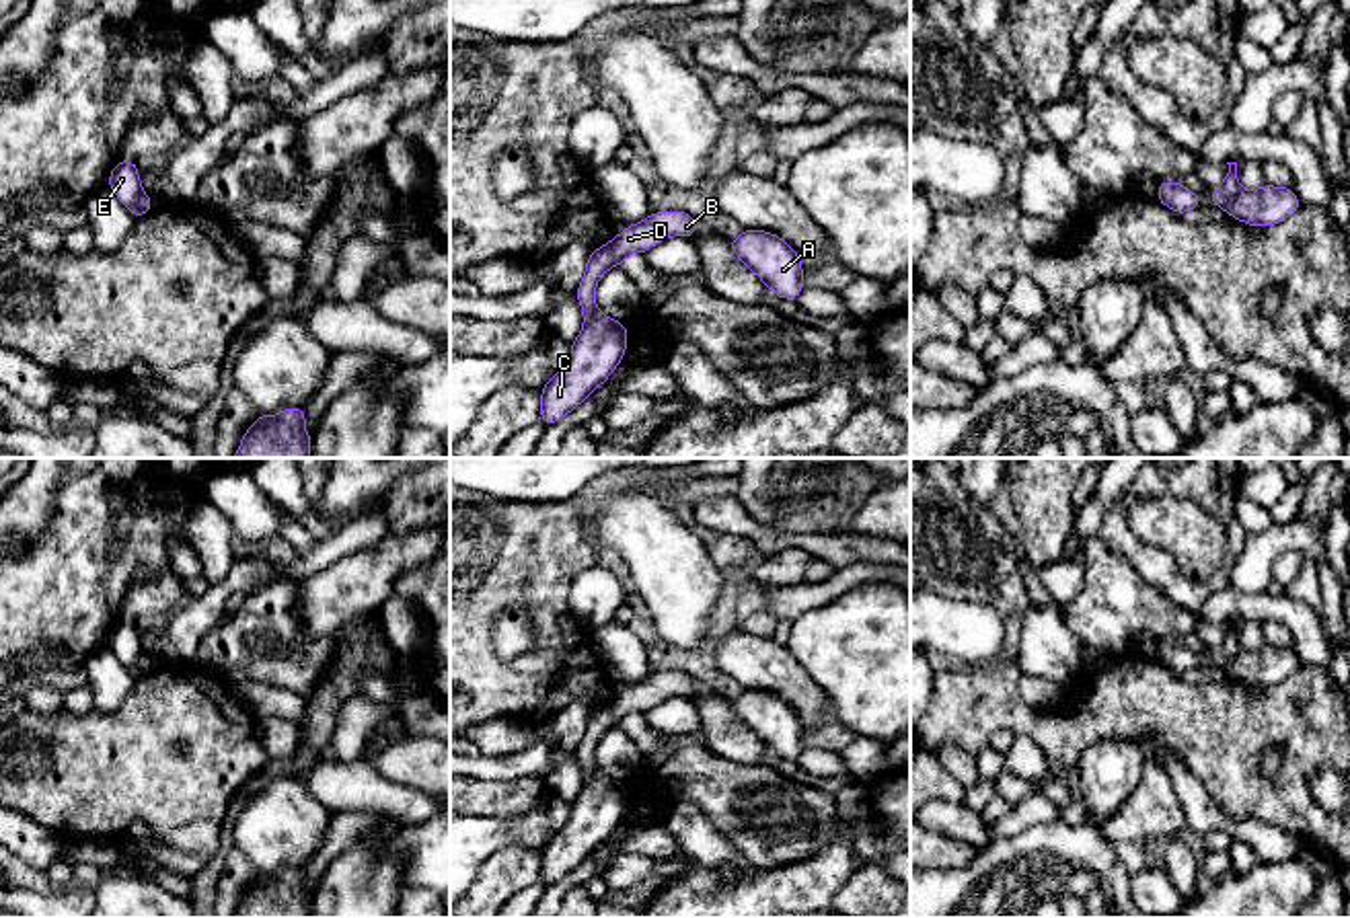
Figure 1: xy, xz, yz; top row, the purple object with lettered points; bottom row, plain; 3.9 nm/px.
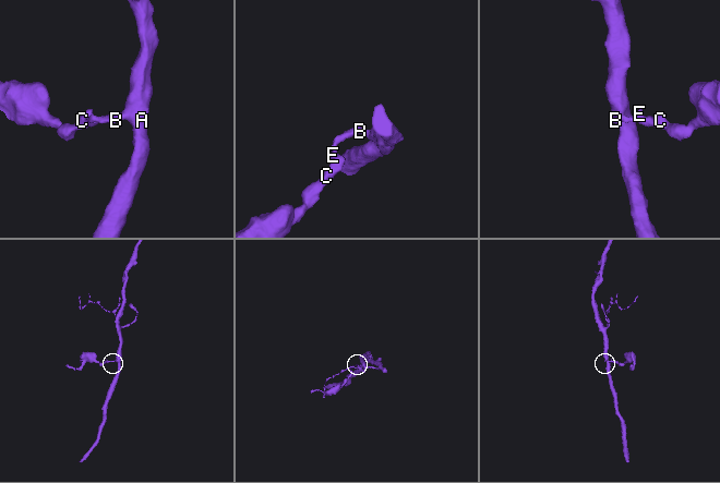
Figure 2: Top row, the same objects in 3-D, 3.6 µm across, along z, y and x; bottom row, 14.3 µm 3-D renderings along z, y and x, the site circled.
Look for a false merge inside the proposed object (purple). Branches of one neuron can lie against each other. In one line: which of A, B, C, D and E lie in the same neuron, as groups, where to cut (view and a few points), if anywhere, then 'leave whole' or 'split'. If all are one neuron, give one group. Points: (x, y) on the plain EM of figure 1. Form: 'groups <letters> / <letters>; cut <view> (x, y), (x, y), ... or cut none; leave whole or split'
groups A B D E / C; cut yz (1242, 649), (1223, 668); split

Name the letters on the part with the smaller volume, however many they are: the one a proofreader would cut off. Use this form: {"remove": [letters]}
{"remove": ["C"]}

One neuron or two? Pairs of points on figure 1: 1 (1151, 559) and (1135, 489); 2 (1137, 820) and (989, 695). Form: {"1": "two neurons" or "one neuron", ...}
{"1": "one neuron", "2": "two neurons"}

